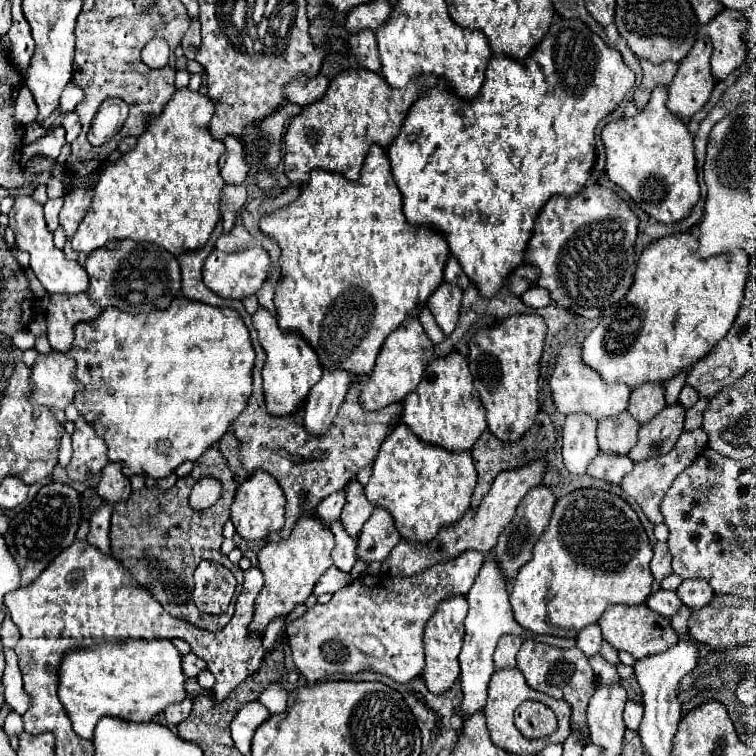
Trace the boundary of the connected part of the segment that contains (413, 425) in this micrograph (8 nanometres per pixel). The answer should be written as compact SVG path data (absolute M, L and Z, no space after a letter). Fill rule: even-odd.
M452 351L426 365L420 385L402 401L402 423L406 423L414 435L426 443L434 443L450 451L472 449L480 433L486 431L486 409L480 403L468 371L468 361L462 353Z

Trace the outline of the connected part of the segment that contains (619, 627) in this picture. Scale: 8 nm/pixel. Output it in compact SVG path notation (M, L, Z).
M608 605L600 617L602 637L618 651L628 651L634 659L642 659L654 653L662 653L674 643L678 643L678 633L670 625L670 619L648 609L648 605Z

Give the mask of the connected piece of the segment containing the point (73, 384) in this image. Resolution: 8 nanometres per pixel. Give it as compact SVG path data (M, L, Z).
M52 349L46 355L38 355L30 375L32 391L28 401L32 405L64 409L74 393L82 391L82 383L76 381L74 369L76 361L66 357L62 351Z

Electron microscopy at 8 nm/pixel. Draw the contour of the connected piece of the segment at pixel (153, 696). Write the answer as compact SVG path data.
M128 639L124 643L96 643L90 647L74 647L62 657L58 667L58 679L58 699L72 721L74 733L84 739L92 739L94 727L104 715L128 721L150 721L170 703L186 697L186 677L182 675L180 667L180 653L174 649L170 639Z

